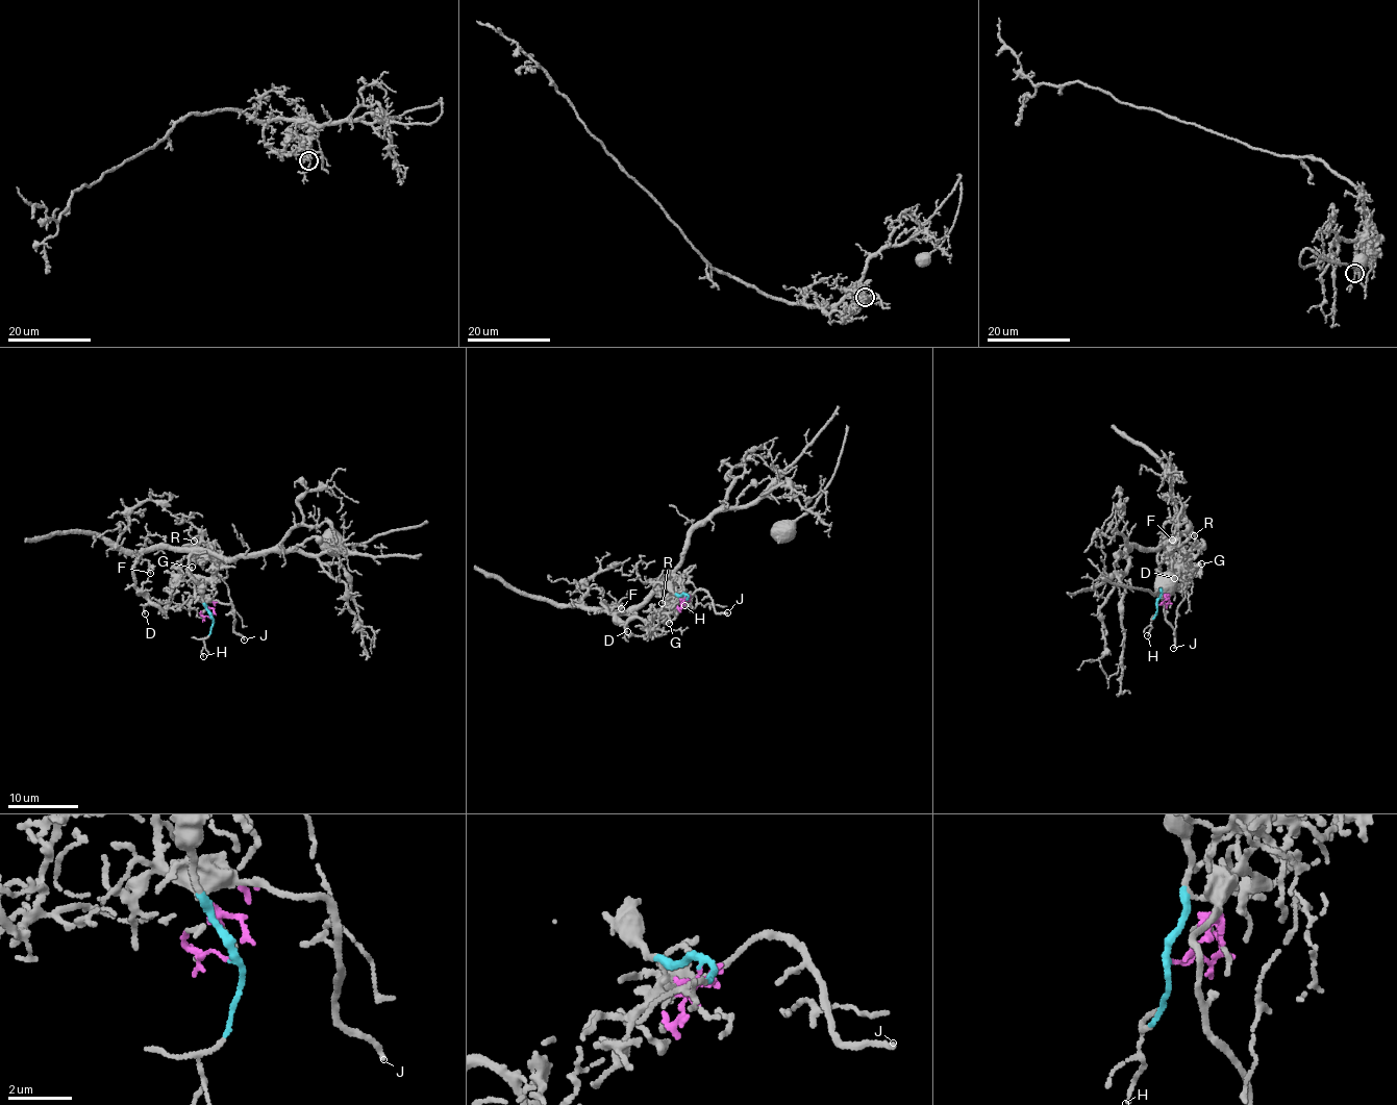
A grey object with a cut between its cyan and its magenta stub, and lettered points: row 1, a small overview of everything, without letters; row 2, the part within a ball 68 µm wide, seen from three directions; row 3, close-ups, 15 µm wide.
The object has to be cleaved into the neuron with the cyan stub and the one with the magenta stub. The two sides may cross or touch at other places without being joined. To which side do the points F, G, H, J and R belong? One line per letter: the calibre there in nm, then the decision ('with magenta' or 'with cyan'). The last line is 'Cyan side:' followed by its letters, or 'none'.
F: calibre 90 nm; with cyan
G: calibre 300 nm; with magenta
H: calibre 90 nm; with cyan
J: calibre 140 nm; with magenta
R: calibre 100 nm; with magenta
Cyan side: F, H

